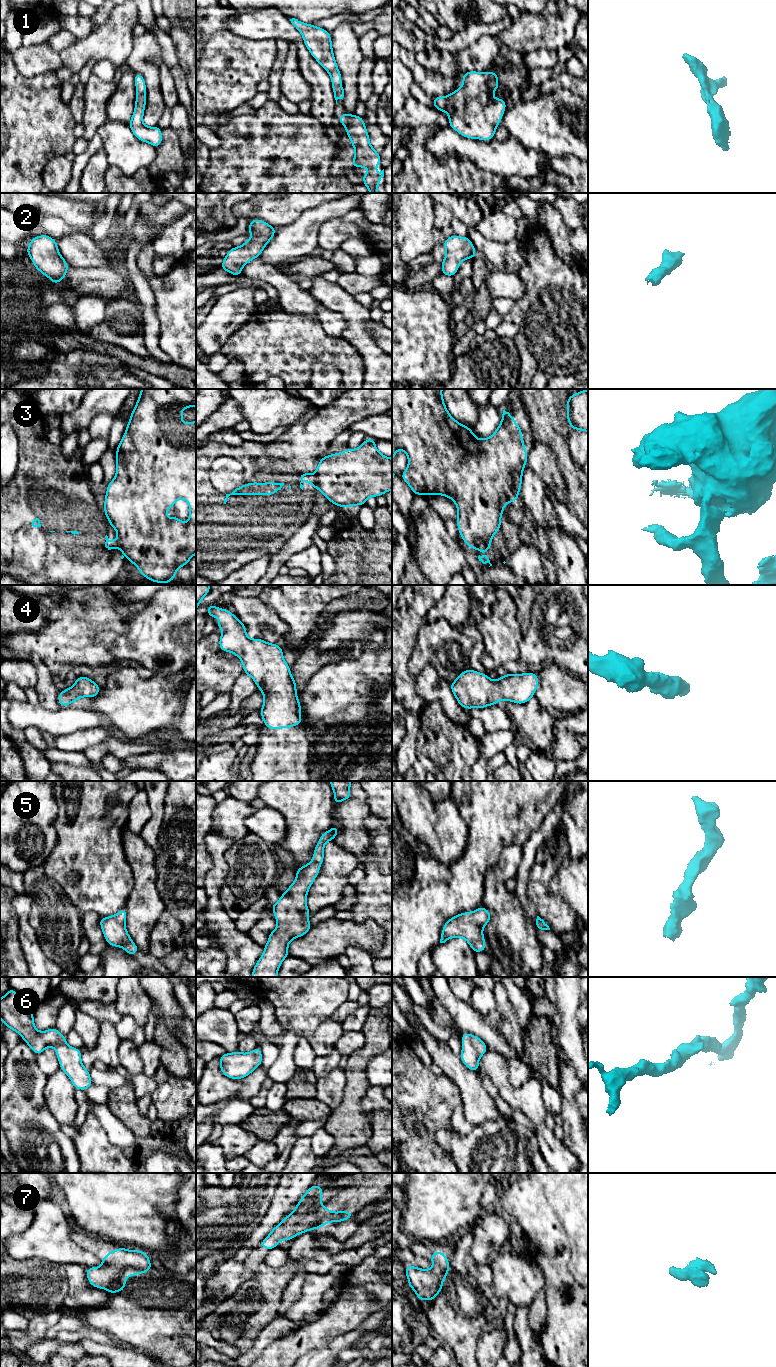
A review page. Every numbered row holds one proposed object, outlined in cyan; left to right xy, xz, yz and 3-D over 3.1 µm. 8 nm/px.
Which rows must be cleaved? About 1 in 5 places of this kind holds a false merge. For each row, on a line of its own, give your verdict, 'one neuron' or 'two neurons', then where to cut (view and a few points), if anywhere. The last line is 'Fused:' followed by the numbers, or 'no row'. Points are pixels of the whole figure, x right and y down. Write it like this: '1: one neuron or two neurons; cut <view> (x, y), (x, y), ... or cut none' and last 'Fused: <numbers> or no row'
1: one neuron; cut none
2: one neuron; cut none
3: two neurons; cut xz (315, 473), (319, 487)
4: one neuron; cut none
5: one neuron; cut none
6: one neuron; cut none
7: one neuron; cut none
Fused: 3

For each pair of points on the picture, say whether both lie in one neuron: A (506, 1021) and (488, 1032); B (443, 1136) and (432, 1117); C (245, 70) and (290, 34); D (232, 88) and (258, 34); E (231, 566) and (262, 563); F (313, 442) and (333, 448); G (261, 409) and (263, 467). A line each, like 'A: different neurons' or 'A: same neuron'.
A: different neurons
B: different neurons
C: different neurons
D: different neurons
E: different neurons
F: different neurons
G: different neurons

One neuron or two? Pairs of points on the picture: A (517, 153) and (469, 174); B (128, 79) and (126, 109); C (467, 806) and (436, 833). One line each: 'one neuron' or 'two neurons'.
A: two neurons
B: one neuron
C: two neurons

